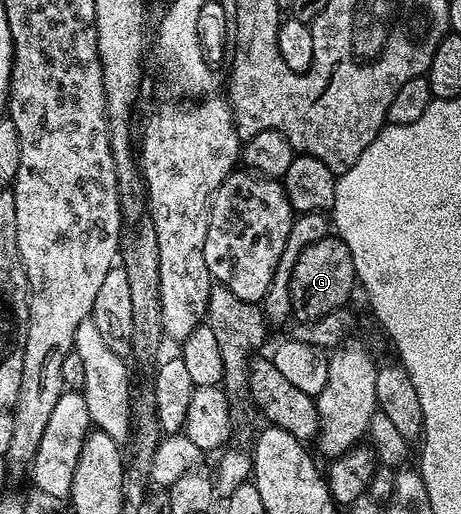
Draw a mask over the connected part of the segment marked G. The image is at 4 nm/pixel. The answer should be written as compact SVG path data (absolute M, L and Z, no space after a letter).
M329 236L310 244L310 248L306 248L306 252L302 252L302 256L298 256L286 293L291 313L297 314L295 317L301 322L314 322L322 316L333 314L336 310L341 309L345 305L343 302L351 296L352 289L357 289L357 286L356 269L354 260L350 256L350 248L346 248L346 244L339 236Z

